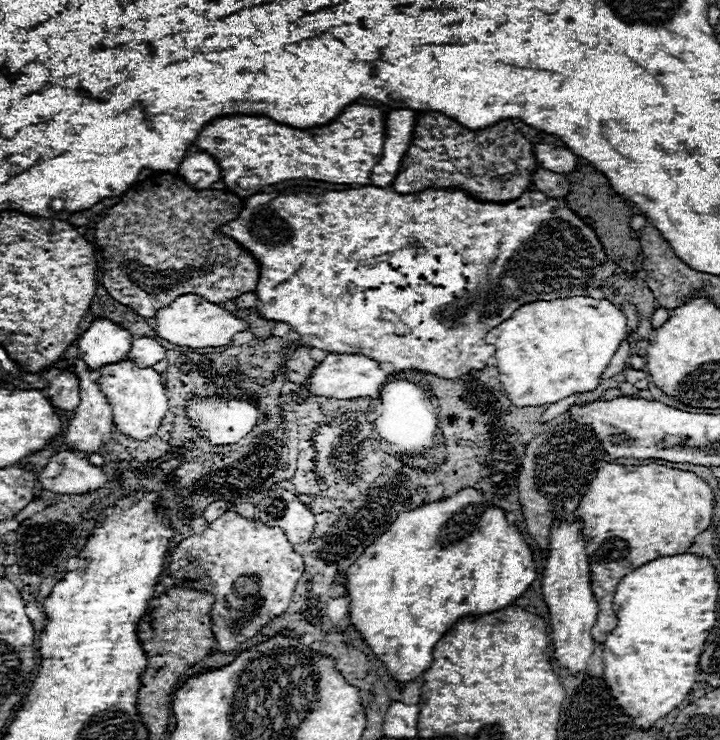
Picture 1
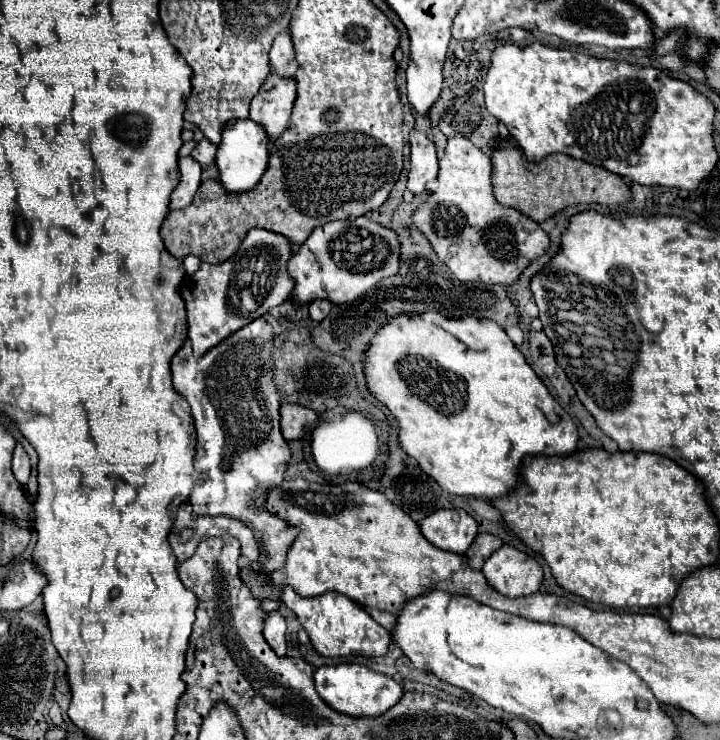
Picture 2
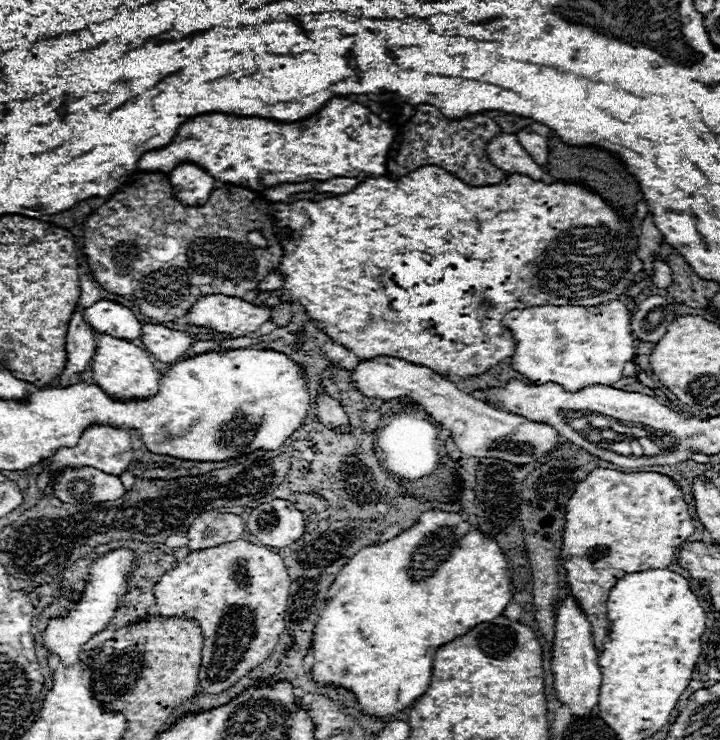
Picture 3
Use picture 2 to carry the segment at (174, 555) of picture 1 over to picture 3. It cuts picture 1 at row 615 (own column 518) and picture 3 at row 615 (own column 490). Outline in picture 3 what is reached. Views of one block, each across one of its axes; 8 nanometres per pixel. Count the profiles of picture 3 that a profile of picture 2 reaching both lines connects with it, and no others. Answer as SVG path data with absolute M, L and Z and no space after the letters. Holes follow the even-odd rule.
M248 540L194 550L154 586L160 616L194 618L204 632L198 692L220 694L262 664L284 630L290 574L280 554Z

